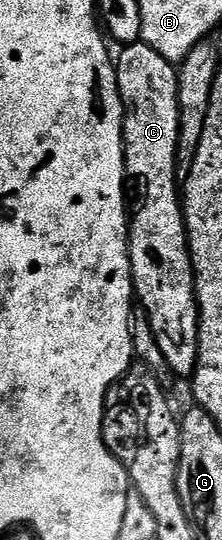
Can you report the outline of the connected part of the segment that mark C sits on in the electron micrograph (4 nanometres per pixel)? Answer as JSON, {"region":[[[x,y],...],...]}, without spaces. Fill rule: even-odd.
{"region":[[[140,41],[128,44],[122,51],[125,52],[121,56],[119,54],[116,56],[115,66],[117,68],[117,87],[121,90],[121,103],[125,107],[125,170],[130,180],[142,179],[145,182],[145,196],[141,199],[141,208],[137,212],[135,210],[132,212],[129,225],[129,256],[133,266],[133,289],[140,306],[151,321],[151,329],[159,341],[159,349],[163,349],[163,357],[167,361],[169,371],[172,374],[189,377],[197,370],[197,358],[199,357],[199,345],[201,344],[201,316],[197,305],[197,277],[193,274],[193,255],[189,251],[189,232],[185,225],[183,191],[179,186],[177,177],[177,146],[179,145],[178,68],[174,64],[167,62],[159,53],[155,53],[155,49],[151,49]]]}

